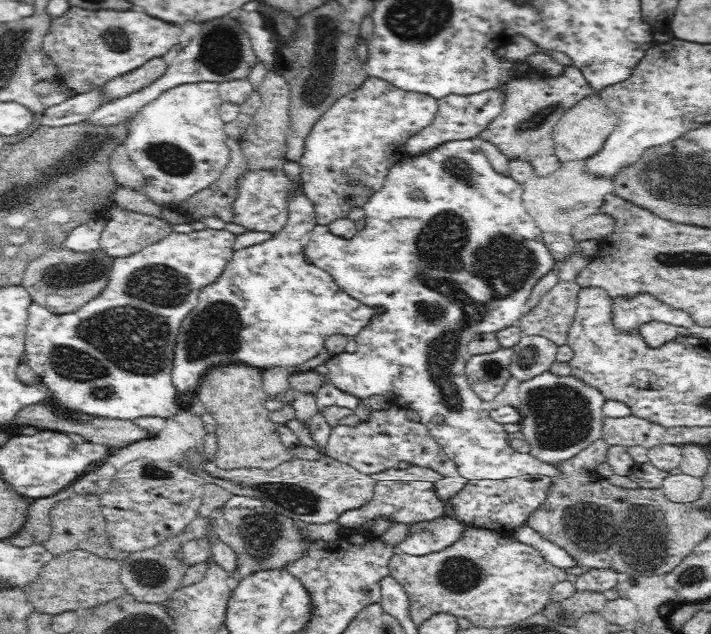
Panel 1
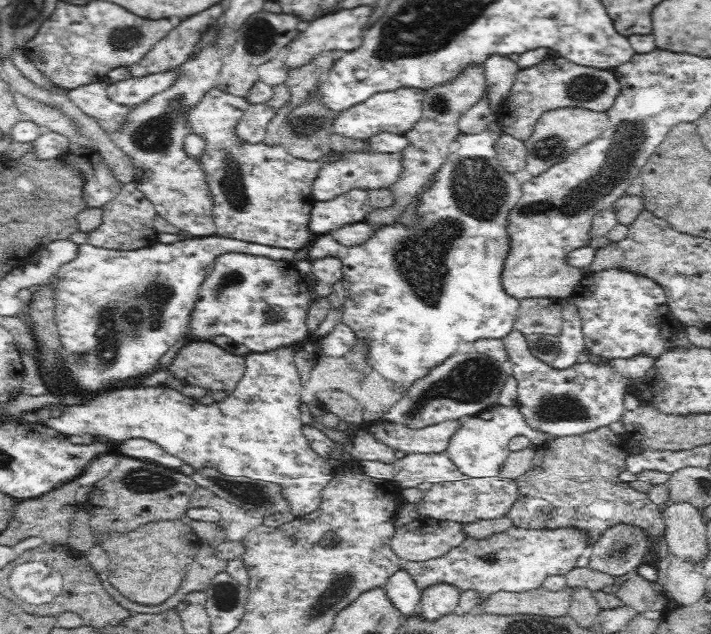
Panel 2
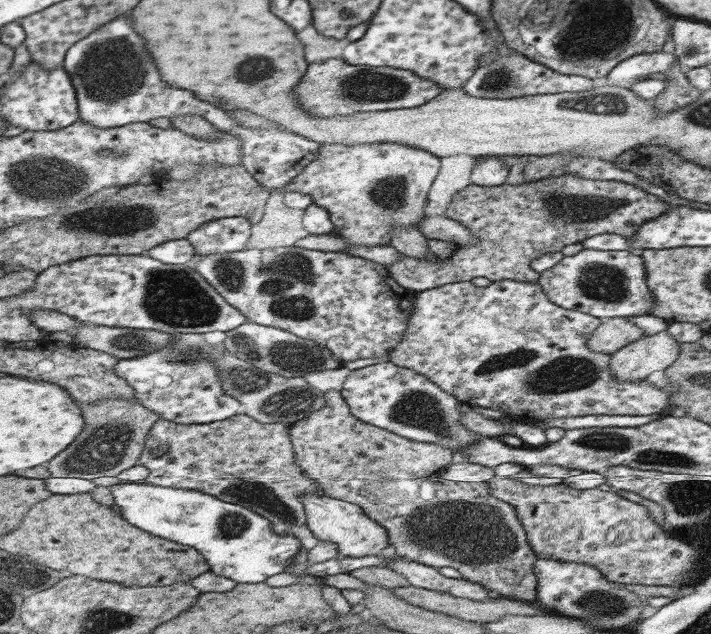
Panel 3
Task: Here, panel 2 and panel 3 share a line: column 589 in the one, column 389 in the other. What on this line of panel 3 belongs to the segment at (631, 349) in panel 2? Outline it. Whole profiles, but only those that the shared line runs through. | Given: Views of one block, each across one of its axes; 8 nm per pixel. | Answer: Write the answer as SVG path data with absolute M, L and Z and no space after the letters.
M296 247L244 249L202 255L198 272L250 321L286 329L328 347L344 362L391 354L408 330L416 291L400 285L384 265L348 255Z

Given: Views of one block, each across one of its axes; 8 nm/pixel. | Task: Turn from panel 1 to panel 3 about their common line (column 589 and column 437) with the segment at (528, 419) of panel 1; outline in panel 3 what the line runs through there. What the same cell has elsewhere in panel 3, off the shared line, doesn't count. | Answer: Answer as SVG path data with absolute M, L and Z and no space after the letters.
M391 360L350 371L341 392L350 406L351 415L402 438L444 446L454 454L482 440L480 433L474 433L460 423L463 402L458 397L444 391L422 373L392 364Z

